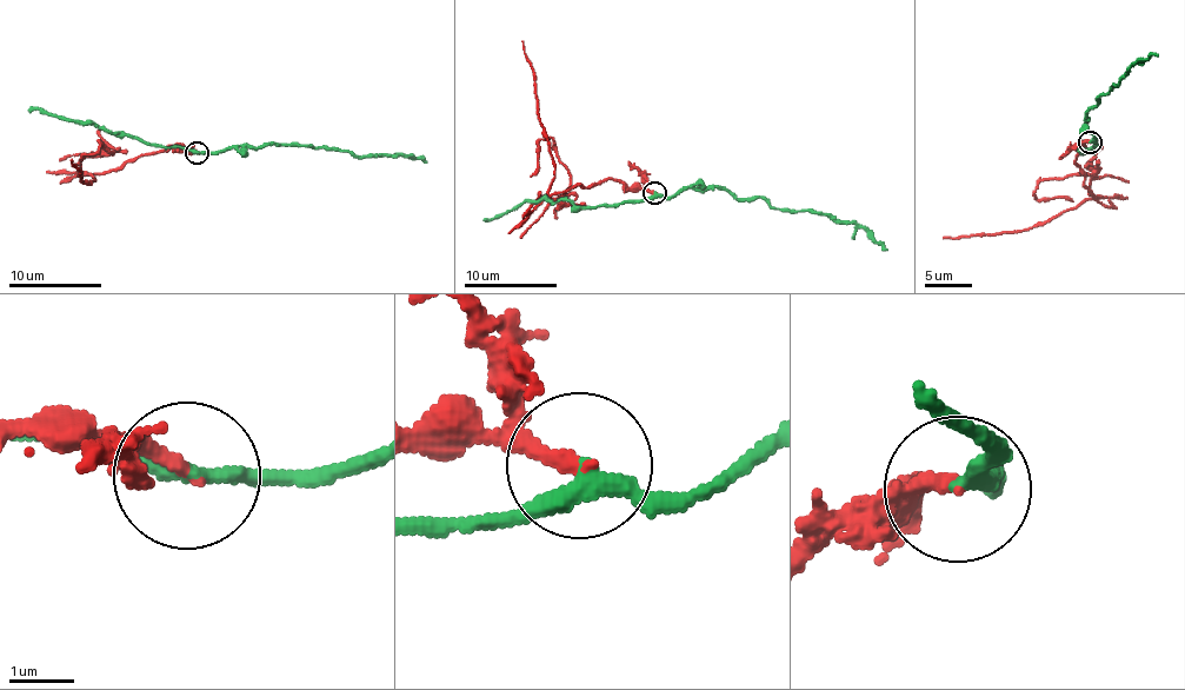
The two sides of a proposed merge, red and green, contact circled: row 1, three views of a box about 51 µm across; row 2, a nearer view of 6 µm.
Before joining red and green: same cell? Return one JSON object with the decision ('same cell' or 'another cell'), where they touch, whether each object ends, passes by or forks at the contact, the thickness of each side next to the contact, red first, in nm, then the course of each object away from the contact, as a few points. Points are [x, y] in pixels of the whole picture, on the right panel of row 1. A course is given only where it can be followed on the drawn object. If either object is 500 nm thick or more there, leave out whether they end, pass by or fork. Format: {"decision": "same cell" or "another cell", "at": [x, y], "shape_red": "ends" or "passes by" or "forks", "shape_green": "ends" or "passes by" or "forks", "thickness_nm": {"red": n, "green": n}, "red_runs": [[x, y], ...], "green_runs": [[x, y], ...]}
{"decision": "another cell", "at": [1090, 141], "shape_red": "ends", "shape_green": "passes by", "thickness_nm": {"red": 240, "green": 280}, "red_runs": [[1090, 143], [1084, 141], [1074, 163], [1091, 192], [1090, 199], [1031, 227], [944, 237]], "green_runs": [[1090, 143], [1096, 134], [1085, 124], [1085, 117], [1098, 95], [1109, 93], [1126, 66], [1157, 55]]}

